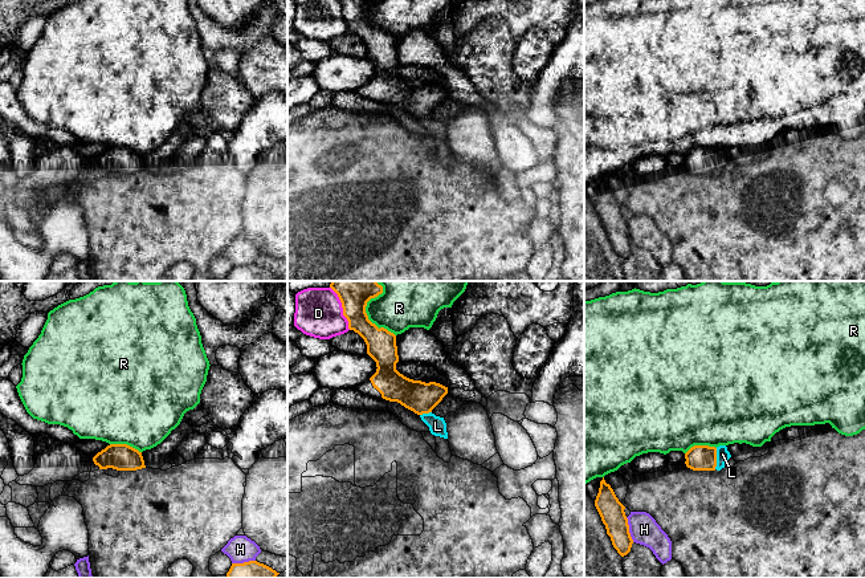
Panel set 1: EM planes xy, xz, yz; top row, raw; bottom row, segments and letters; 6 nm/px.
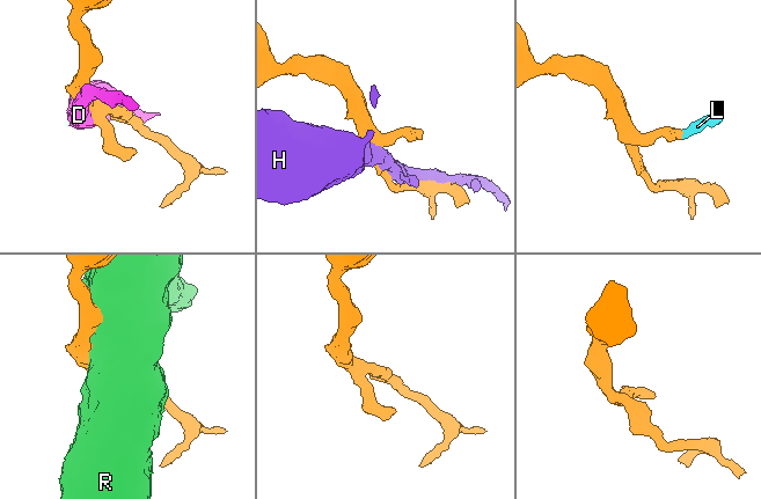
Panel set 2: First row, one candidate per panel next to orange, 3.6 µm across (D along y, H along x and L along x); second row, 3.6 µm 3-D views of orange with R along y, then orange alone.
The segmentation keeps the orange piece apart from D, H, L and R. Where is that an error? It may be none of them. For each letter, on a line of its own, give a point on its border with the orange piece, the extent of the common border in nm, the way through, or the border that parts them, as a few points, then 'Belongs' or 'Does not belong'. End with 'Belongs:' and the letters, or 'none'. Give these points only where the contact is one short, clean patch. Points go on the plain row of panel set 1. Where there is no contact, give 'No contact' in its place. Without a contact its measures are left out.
D: Touches orange at xz (343, 16). Shared border 220 nm. Does not belong
H: Touches orange at yz (628, 232). Shared border 160 nm. Does not belong
L: Touches orange at yz (715, 162). Shared border 130 nm. Path across: yz (700, 161), (715, 162), (722, 157). Belongs
R: Touches orange at xz (370, 24). Shared border 280 nm. Does not belong
Belongs: L

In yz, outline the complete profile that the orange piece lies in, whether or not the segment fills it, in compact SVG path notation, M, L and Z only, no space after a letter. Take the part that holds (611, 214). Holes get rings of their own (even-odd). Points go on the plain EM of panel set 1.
M604 180L600 184L595 209L605 228L607 237L611 240L613 251L621 260L627 259L631 255L633 243L624 215L625 209L619 204L613 192L605 186Z

